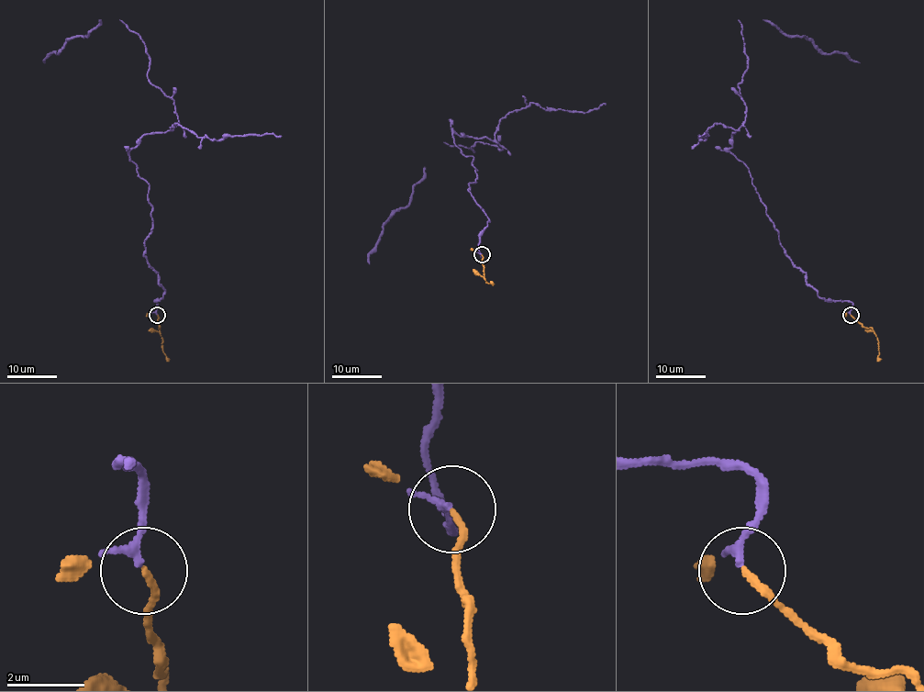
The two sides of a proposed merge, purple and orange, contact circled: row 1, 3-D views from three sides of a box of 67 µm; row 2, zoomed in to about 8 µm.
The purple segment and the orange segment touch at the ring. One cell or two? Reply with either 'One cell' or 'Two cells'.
One cell

